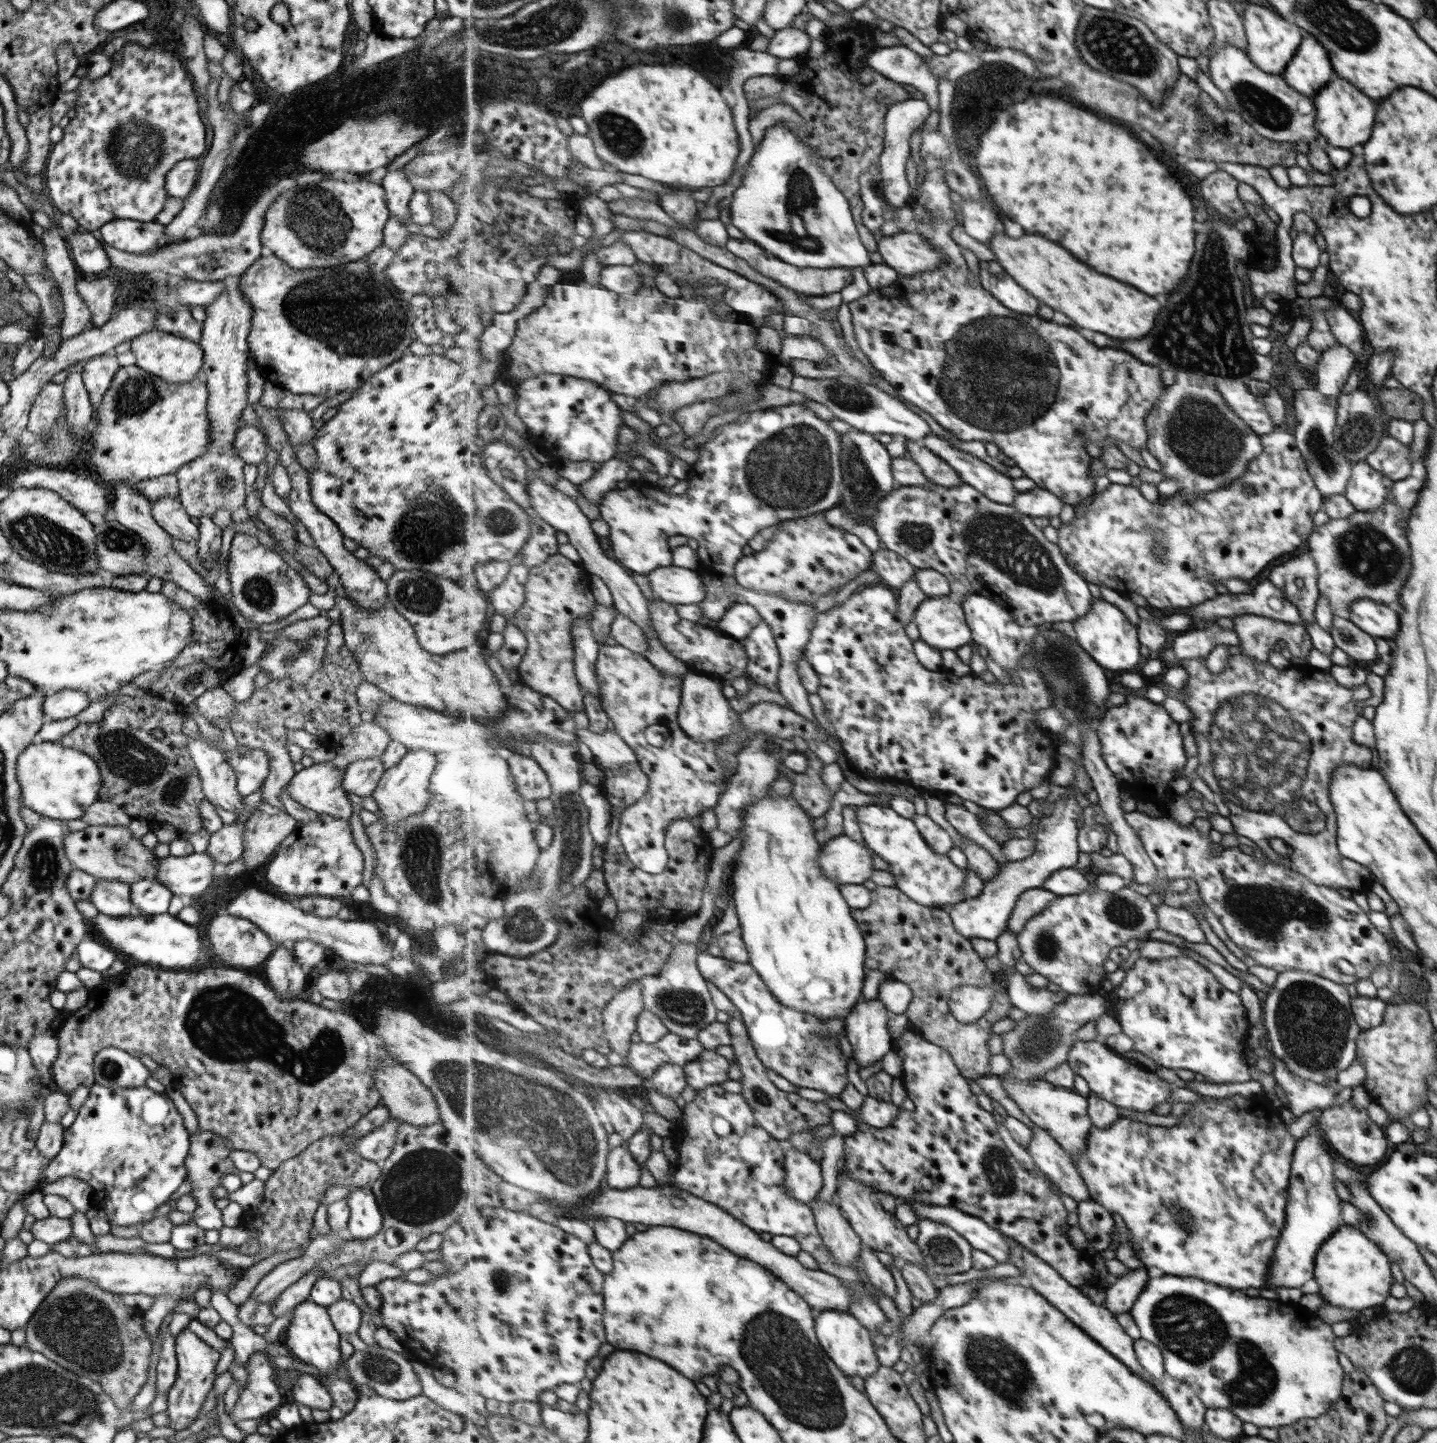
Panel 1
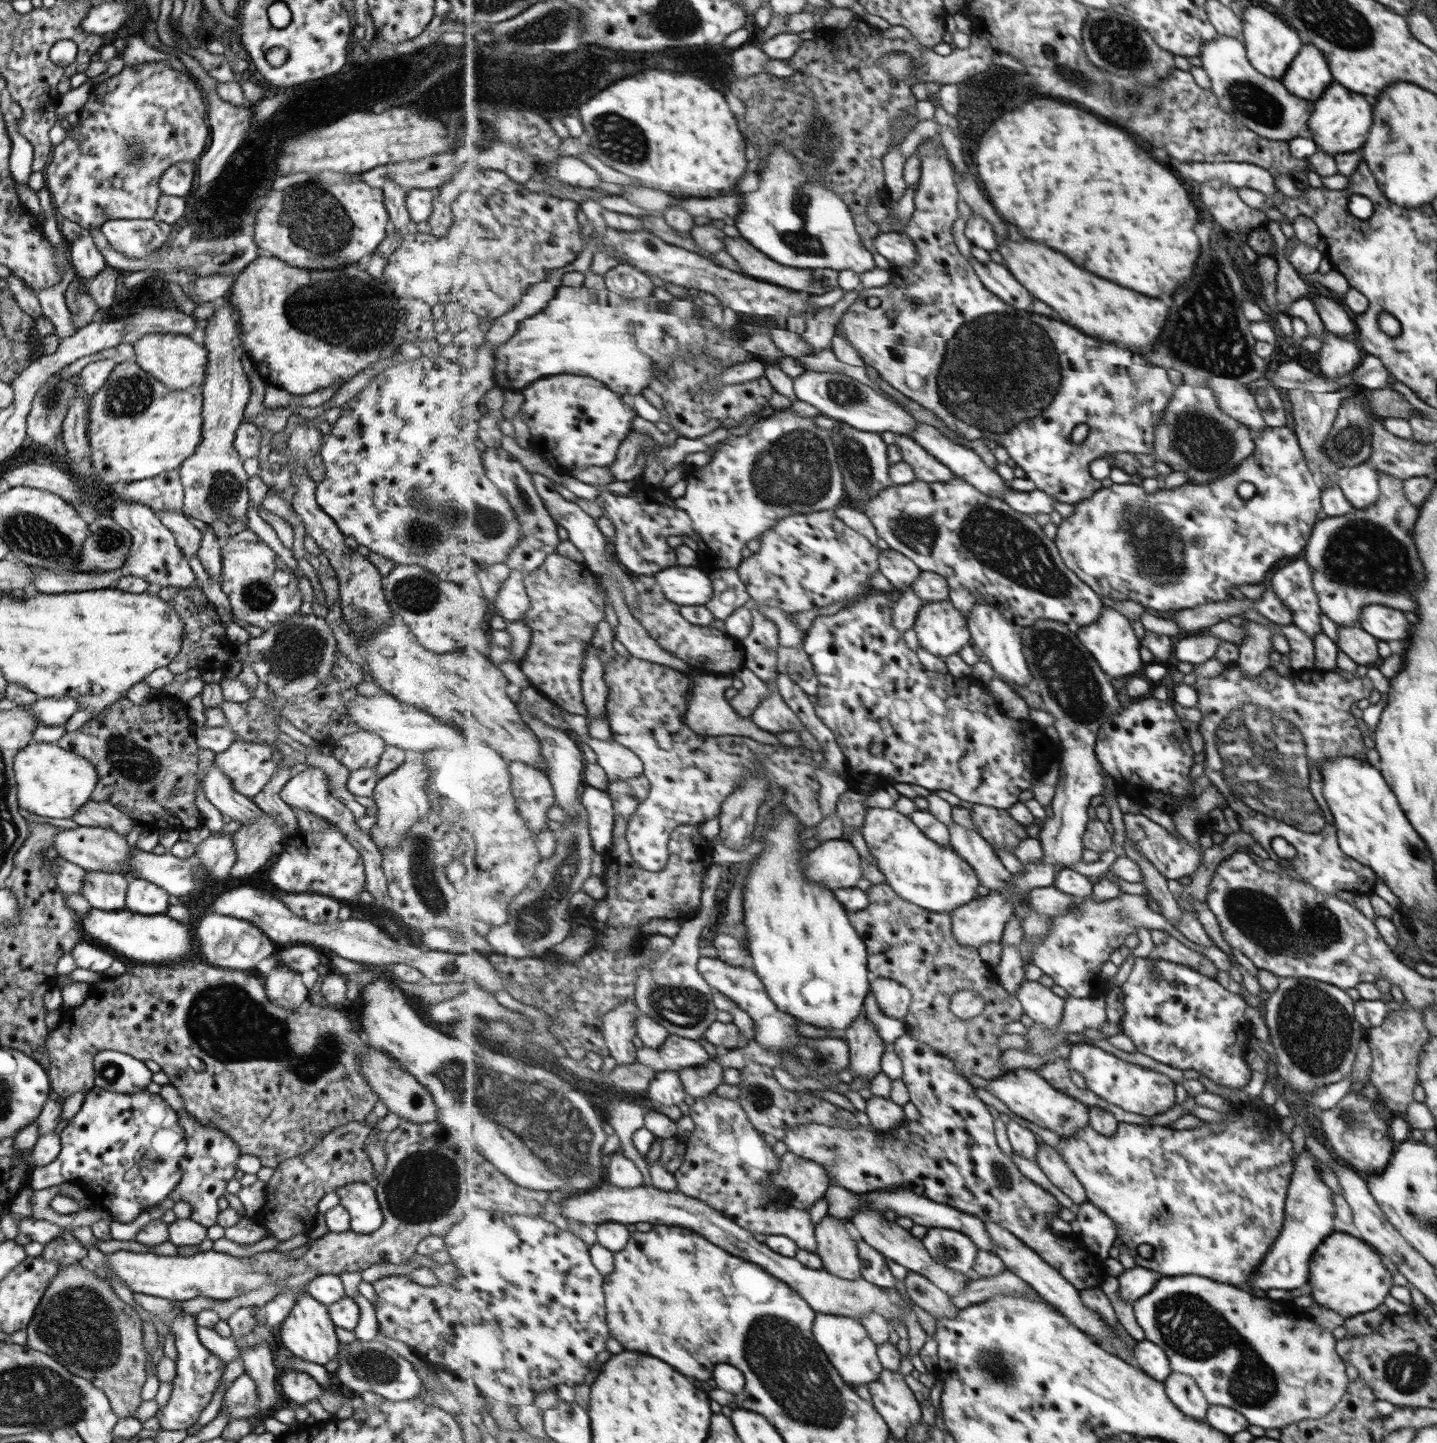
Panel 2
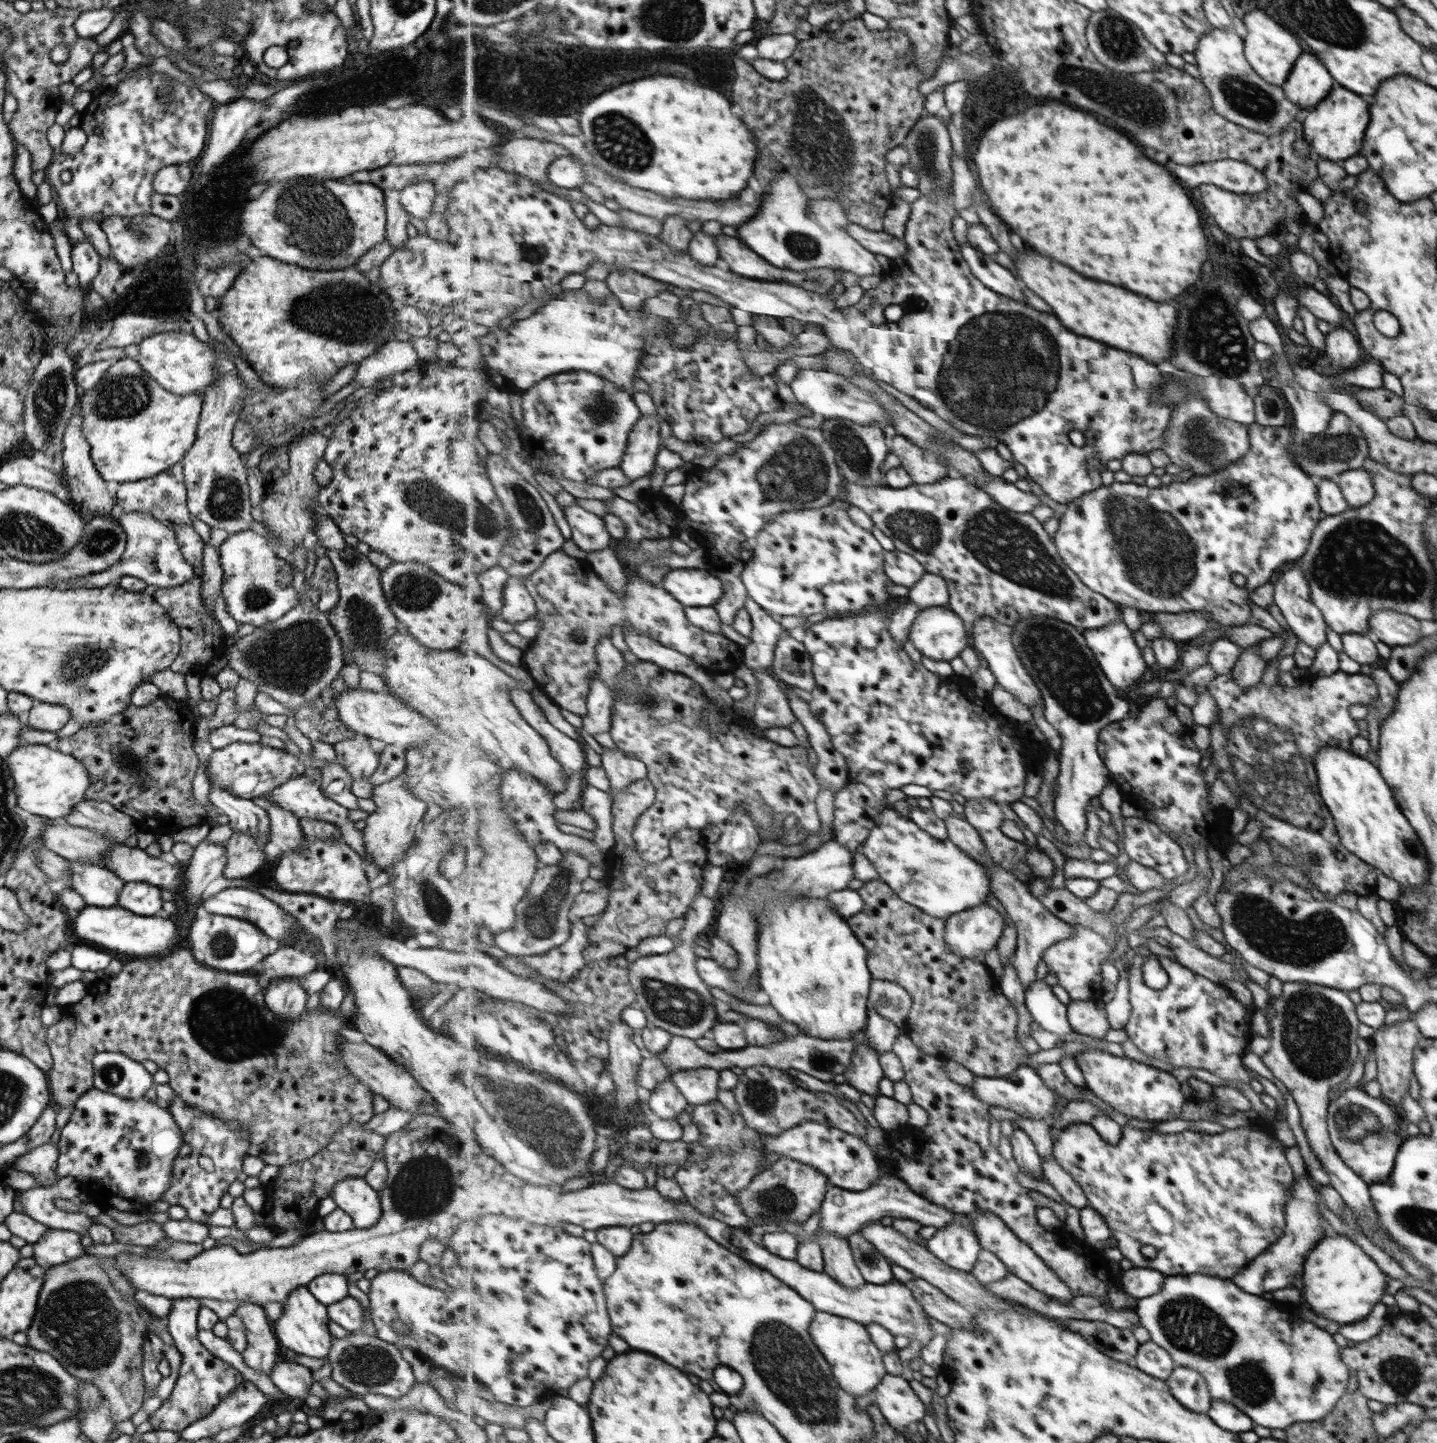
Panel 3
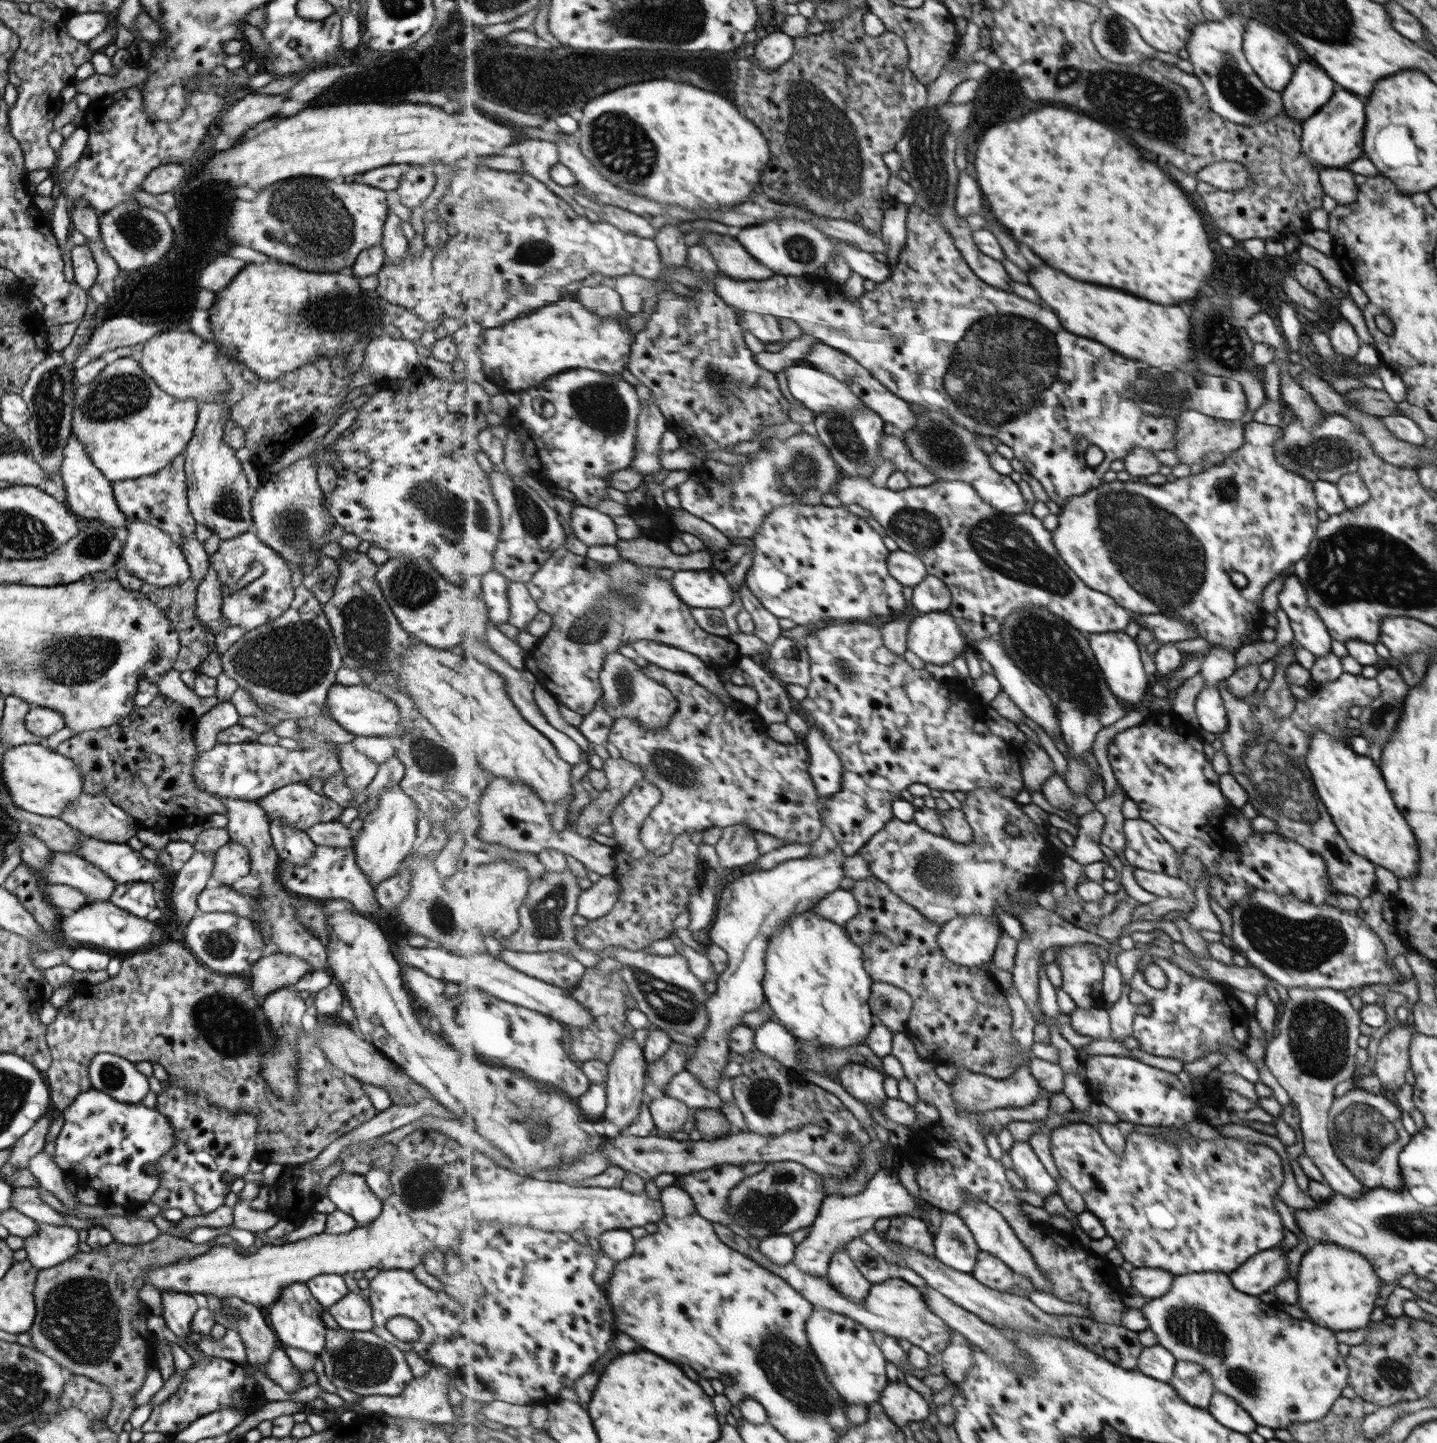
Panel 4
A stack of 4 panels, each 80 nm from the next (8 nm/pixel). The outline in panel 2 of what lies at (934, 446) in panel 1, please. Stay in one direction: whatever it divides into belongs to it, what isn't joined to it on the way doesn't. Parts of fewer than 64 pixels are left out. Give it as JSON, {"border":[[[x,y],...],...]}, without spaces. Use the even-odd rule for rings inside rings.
{"border":[[[921,423],[911,437],[948,465],[957,477],[973,484],[981,492],[1004,500],[1002,496],[1009,490],[1010,484],[995,469],[987,466],[977,452],[943,436],[941,430],[925,423]]]}

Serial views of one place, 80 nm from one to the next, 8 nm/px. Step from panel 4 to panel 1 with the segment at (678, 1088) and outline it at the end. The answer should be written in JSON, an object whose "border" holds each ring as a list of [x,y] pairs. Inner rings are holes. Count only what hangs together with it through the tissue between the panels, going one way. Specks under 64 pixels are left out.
{"border":[[[705,1050],[695,1061],[684,1066],[688,1084],[695,1090],[703,1090],[714,1084],[723,1085],[729,1081],[731,1062],[727,1057],[716,1054],[713,1050]]]}

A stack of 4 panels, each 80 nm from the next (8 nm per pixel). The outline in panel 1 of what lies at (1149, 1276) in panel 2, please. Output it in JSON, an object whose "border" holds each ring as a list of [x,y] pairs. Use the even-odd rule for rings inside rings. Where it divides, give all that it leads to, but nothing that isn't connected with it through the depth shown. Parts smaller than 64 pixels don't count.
{"border":[[[1143,1268],[1131,1269],[1106,1289],[1105,1307],[1113,1314],[1129,1312],[1137,1296],[1141,1295],[1148,1276]]]}

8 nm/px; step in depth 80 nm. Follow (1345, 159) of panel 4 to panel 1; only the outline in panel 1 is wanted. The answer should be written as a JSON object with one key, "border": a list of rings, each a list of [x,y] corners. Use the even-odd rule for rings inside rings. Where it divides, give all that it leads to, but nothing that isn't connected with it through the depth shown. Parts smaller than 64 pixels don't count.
{"border":[[[1335,78],[1327,86],[1321,87],[1311,101],[1316,107],[1315,128],[1329,146],[1349,150],[1351,147],[1367,142],[1370,137],[1369,132],[1372,132],[1371,128],[1375,122],[1373,120],[1375,106],[1371,104],[1371,100],[1365,94],[1355,90],[1349,82]]]}

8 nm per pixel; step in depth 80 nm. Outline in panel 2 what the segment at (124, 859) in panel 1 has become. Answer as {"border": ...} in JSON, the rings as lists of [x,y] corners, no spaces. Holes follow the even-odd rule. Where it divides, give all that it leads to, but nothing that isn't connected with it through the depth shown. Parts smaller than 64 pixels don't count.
{"border":[[[77,826],[73,830],[59,829],[52,838],[52,844],[59,857],[80,866],[85,871],[120,874],[127,882],[135,879],[128,872],[128,862],[132,857],[132,852],[137,848],[135,846],[129,847],[125,843],[125,835],[123,834],[117,834],[109,829]]]}

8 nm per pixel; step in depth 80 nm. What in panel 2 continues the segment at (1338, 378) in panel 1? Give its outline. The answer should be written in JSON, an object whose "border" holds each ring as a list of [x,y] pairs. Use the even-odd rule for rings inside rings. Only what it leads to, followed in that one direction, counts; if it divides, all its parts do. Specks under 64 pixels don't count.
{"border":[[[1327,333],[1323,345],[1318,351],[1318,376],[1326,379],[1336,379],[1345,376],[1353,370],[1362,357],[1359,347],[1351,340],[1339,338],[1339,335]]]}

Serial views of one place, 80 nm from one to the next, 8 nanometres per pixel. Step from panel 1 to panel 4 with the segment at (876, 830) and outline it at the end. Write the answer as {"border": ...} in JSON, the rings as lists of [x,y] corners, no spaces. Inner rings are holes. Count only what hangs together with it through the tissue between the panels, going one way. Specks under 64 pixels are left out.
{"border":[[[983,787],[966,794],[963,810],[968,815],[976,835],[970,843],[954,841],[951,837],[939,836],[921,828],[916,822],[903,822],[897,818],[889,821],[885,829],[881,829],[860,850],[860,854],[868,863],[871,874],[889,885],[903,900],[908,901],[915,908],[920,909],[929,920],[943,925],[958,916],[984,916],[994,924],[1003,926],[997,914],[997,908],[1009,915],[1018,912],[1012,898],[1020,902],[1041,904],[1041,892],[1045,892],[1046,885],[1052,885],[1055,880],[1049,874],[1051,863],[1060,862],[1063,854],[1057,852],[1058,846],[1053,833],[1041,833],[1037,824],[1023,812],[1022,804],[1015,799],[1002,795],[997,789]],[[1007,824],[1014,825],[1020,832],[1020,837],[1011,836],[1007,832]]]}

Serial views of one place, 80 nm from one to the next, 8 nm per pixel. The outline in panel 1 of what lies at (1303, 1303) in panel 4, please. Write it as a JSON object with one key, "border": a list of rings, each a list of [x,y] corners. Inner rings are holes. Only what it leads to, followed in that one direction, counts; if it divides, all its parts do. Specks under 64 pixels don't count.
{"border":[[[1344,1225],[1327,1238],[1314,1254],[1312,1278],[1317,1283],[1318,1294],[1331,1306],[1341,1307],[1347,1310],[1363,1310],[1381,1305],[1381,1302],[1389,1296],[1389,1286],[1393,1284],[1391,1272],[1389,1272],[1388,1255],[1373,1240],[1369,1240],[1366,1234],[1361,1233],[1354,1226]]]}

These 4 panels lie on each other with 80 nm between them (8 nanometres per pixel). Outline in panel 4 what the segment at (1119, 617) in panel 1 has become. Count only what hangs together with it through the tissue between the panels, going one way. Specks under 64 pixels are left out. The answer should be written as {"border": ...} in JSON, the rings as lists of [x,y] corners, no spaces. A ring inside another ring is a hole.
{"border":[[[1124,630],[1119,632],[1102,632],[1102,634],[1087,635],[1092,649],[1096,653],[1098,663],[1100,664],[1101,671],[1105,675],[1107,685],[1111,687],[1117,699],[1126,703],[1129,708],[1131,705],[1141,702],[1145,690],[1147,690],[1147,676],[1141,668],[1141,660],[1139,660],[1139,650],[1126,634]]]}

